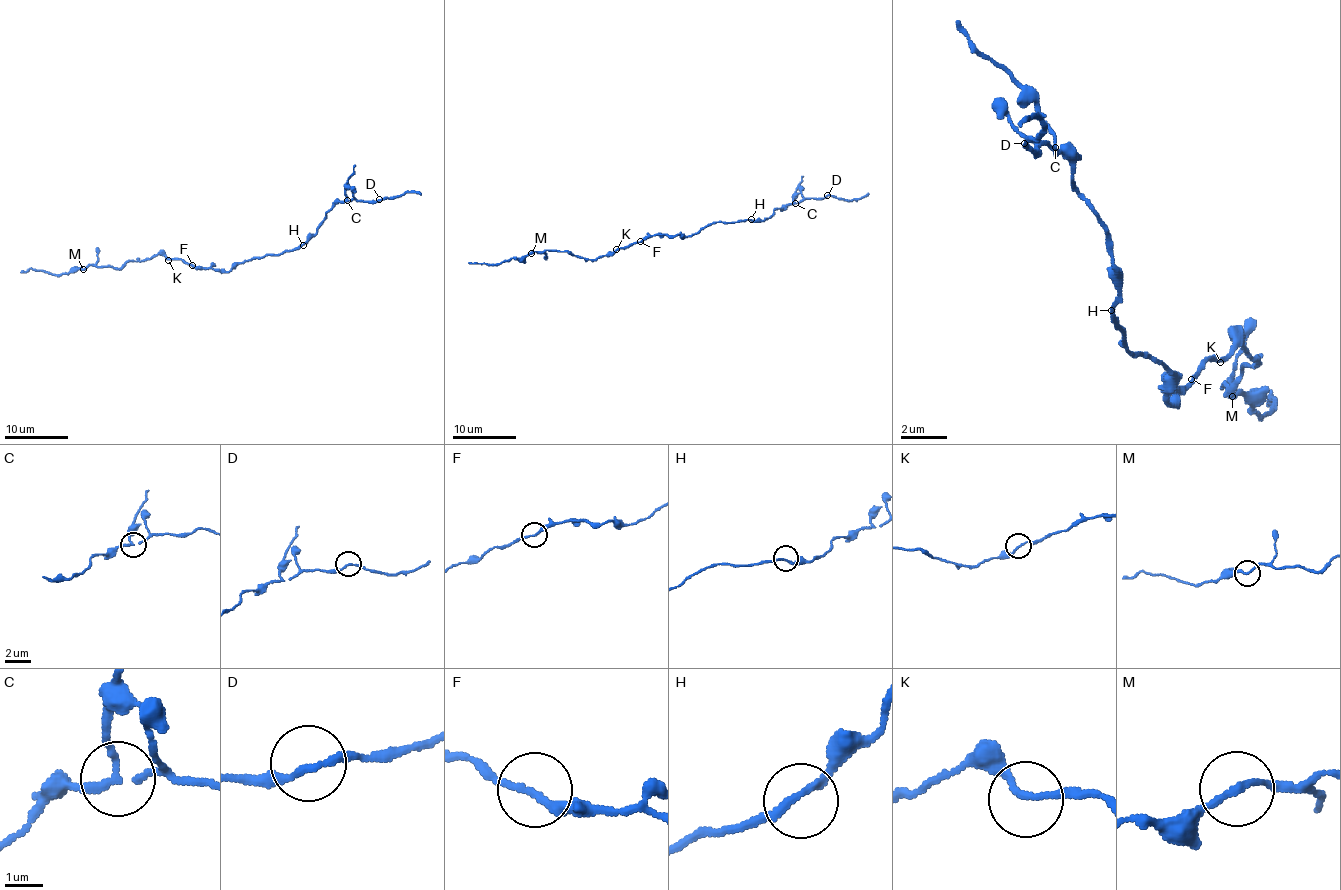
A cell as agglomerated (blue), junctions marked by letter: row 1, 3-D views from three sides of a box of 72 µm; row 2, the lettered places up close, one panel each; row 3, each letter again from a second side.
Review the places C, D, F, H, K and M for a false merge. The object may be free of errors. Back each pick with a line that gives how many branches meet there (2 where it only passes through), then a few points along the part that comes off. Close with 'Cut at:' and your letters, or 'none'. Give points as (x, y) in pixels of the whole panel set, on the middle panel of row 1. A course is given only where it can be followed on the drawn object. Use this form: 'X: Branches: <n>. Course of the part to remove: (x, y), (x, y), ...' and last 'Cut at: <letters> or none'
C: Branches: 3. Course of the part to remove: (795, 203), (794, 193), (803, 176)
Cut at: C

